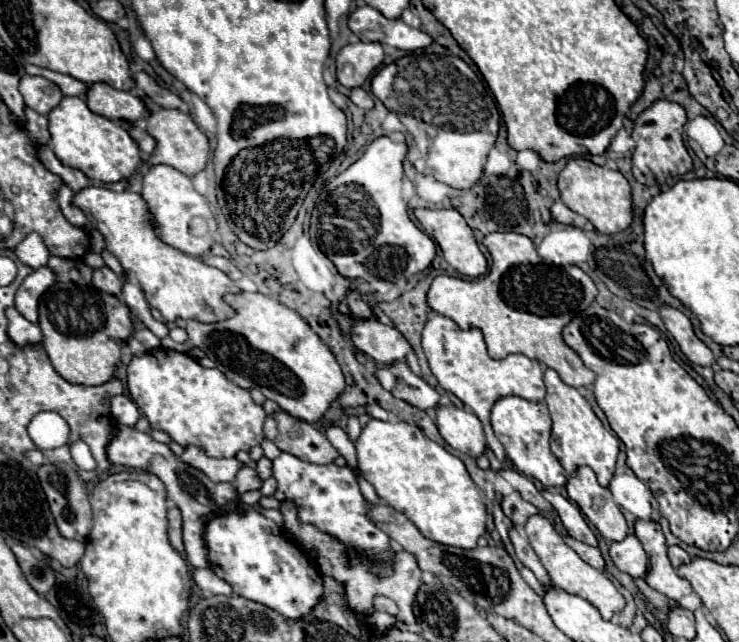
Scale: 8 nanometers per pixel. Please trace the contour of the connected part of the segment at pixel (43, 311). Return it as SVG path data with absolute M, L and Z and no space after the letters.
M58 280L42 294L38 324L44 336L42 344L50 356L54 370L70 384L86 384L86 386L100 386L114 376L114 368L120 360L120 350L122 346L126 346L126 338L132 332L130 312L120 298L104 294L86 284L74 284L72 280Z

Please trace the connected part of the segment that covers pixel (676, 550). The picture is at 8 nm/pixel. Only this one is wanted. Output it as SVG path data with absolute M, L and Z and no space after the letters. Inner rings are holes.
M670 546L670 548L668 548L668 558L670 558L670 562L672 562L674 568L690 562L690 556L688 556L680 546Z

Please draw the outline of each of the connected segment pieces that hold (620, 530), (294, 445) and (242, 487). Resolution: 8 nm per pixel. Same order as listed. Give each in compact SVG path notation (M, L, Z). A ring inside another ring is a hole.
M580 468L576 474L572 474L566 484L566 492L604 540L620 542L626 538L628 526L620 508L616 508L612 494L608 488L598 484L596 474L590 468Z
M282 410L274 412L278 426L278 438L274 444L288 454L312 464L330 464L336 460L338 450L328 442L328 438L318 432L312 424L298 420Z
M242 466L242 468L238 470L238 474L236 474L234 484L236 484L236 490L238 490L240 494L244 494L244 492L248 492L248 490L260 490L262 480L258 478L258 474L256 474L252 468Z

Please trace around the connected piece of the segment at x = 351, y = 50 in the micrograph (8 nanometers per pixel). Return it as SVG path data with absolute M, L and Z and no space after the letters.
M348 44L336 56L336 78L346 88L362 86L364 80L382 64L382 44Z

